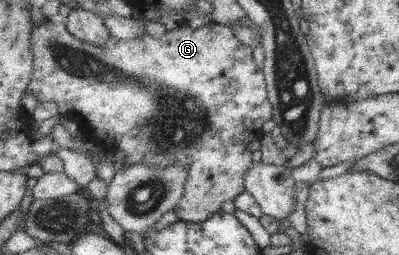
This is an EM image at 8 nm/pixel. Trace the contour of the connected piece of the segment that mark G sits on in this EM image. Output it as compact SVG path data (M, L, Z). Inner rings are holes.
M42 20L38 26L31 24L29 39L29 48L33 59L32 73L23 96L32 96L40 102L52 102L57 106L57 113L66 115L68 118L75 120L83 133L82 141L89 144L96 144L102 147L103 152L115 152L120 150L124 157L124 165L133 164L150 164L164 168L168 164L176 164L186 168L188 177L184 181L184 193L182 200L172 207L172 212L176 214L178 220L182 222L200 222L206 220L211 214L220 211L220 204L225 200L234 200L236 195L244 191L244 174L252 166L250 159L251 151L246 149L246 145L252 141L258 141L263 136L262 125L271 120L271 106L267 99L267 90L264 84L264 78L261 70L252 60L252 49L244 47L233 34L233 28L228 25L208 23L200 28L189 28L184 22L179 24L174 30L166 30L159 38L154 38L143 32L142 36L136 36L127 42L116 40L113 37L108 38L103 46L93 46L87 42L81 42L73 38L67 31L62 20L54 21Z

